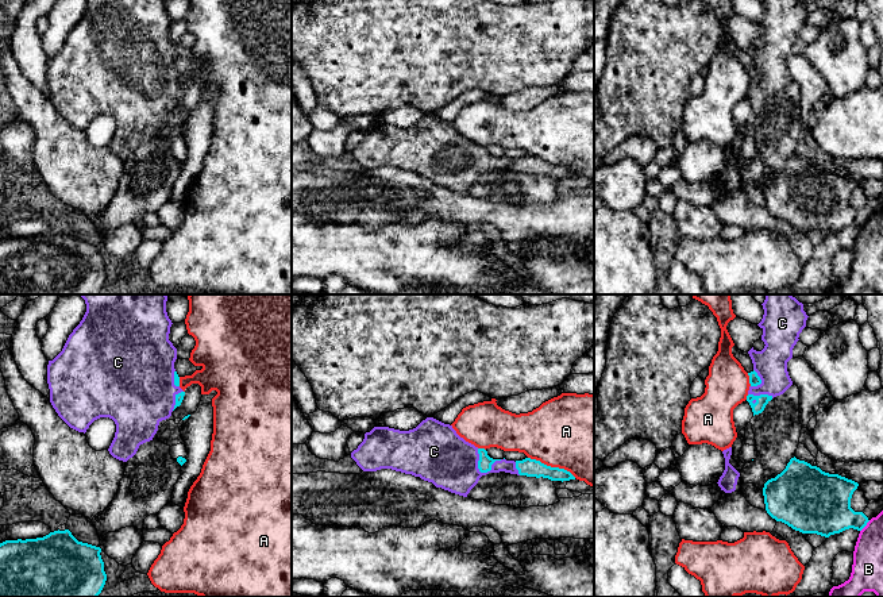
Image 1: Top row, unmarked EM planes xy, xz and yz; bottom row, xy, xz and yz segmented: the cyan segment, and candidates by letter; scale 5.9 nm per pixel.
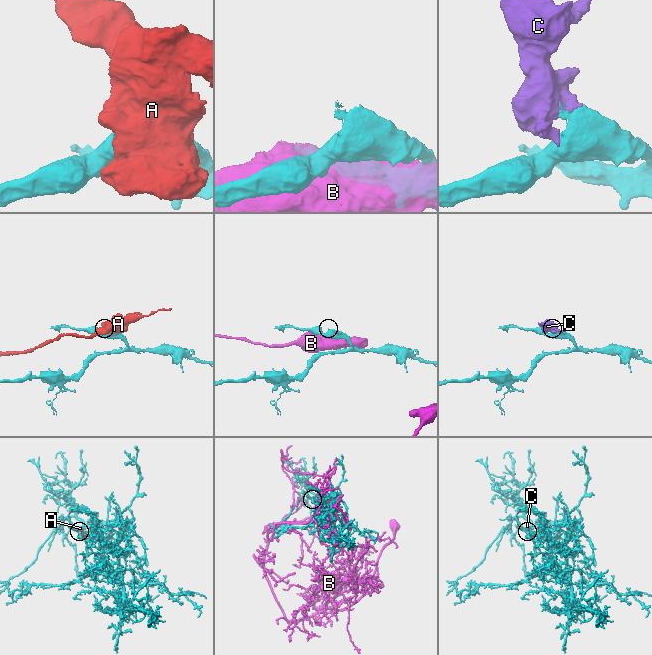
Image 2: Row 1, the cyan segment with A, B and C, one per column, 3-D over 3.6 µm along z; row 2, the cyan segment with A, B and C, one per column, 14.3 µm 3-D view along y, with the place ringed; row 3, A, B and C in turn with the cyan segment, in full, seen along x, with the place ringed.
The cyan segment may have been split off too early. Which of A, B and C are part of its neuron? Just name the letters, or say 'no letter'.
C

